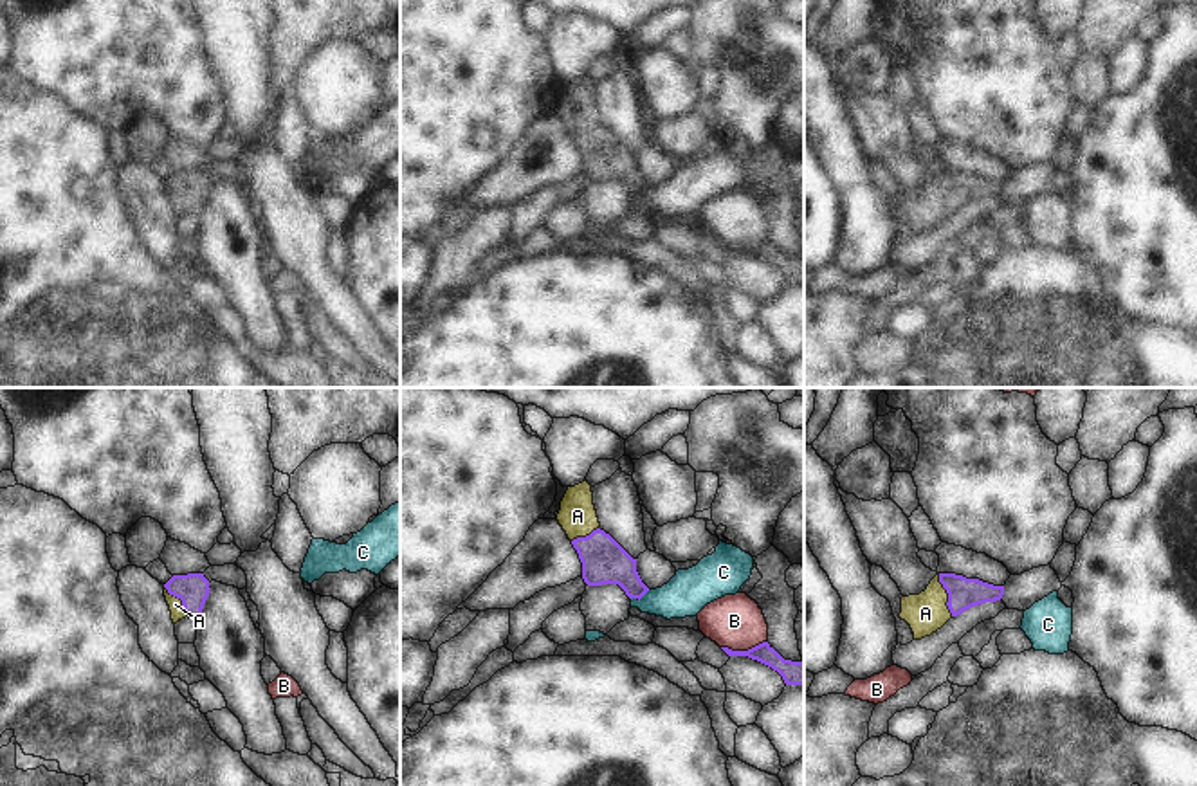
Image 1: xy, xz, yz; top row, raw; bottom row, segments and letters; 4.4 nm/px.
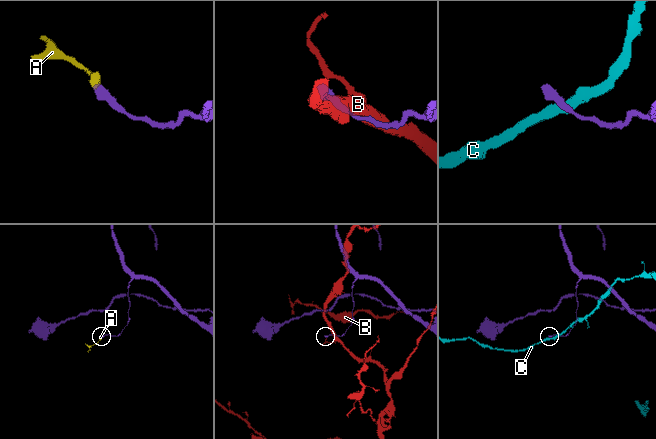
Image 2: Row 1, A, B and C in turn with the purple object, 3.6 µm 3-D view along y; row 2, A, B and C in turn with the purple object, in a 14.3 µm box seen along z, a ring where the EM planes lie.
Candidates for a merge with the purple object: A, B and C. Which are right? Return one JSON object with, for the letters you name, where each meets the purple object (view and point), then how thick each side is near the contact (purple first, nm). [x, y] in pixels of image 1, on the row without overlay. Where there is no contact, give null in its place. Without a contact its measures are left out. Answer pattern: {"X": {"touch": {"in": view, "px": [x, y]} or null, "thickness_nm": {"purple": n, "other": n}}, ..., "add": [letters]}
{"A": {"touch": {"in": "yz", "px": [949, 191]}, "thickness_nm": {"purple": 140, "other": 180}}, "add": ["A"]}

